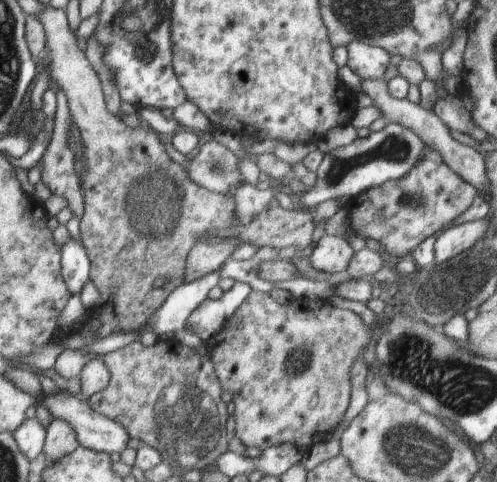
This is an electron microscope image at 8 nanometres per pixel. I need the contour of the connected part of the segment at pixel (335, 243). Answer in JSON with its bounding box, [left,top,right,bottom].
[309,235,354,276]

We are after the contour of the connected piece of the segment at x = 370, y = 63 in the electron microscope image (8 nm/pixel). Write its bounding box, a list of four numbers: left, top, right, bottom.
[347,42,390,80]

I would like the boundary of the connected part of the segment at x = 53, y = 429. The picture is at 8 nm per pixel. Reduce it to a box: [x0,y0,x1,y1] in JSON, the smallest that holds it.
[42,420,79,464]

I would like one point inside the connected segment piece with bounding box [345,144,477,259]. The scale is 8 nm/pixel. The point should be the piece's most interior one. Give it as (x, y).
(400, 214)

